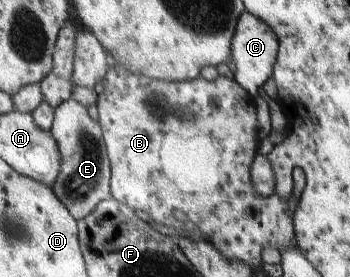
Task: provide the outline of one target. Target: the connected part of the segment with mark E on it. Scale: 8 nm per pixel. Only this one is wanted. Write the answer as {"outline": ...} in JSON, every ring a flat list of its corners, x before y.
{"outline":[[69,99,56,107,51,133,55,137,55,141,59,143,59,149,61,149,61,173,52,187,59,199,66,204,71,215,75,216,75,219,85,219,87,215,91,215,99,207,99,203,113,197,112,165,101,124,89,115,89,109,85,105,81,105,75,99]]}

